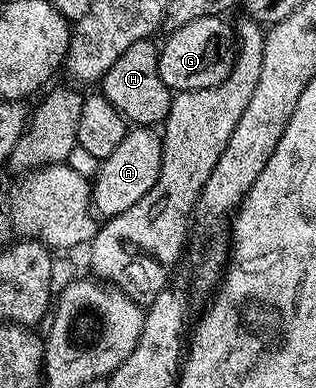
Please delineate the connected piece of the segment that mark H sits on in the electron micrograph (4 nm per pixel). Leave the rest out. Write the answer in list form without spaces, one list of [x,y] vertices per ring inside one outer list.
[[[149,38],[131,44],[131,48],[127,48],[111,68],[107,68],[99,83],[99,93],[115,104],[126,123],[137,128],[153,128],[164,123],[173,103],[173,94],[159,76],[158,49],[158,43]]]

